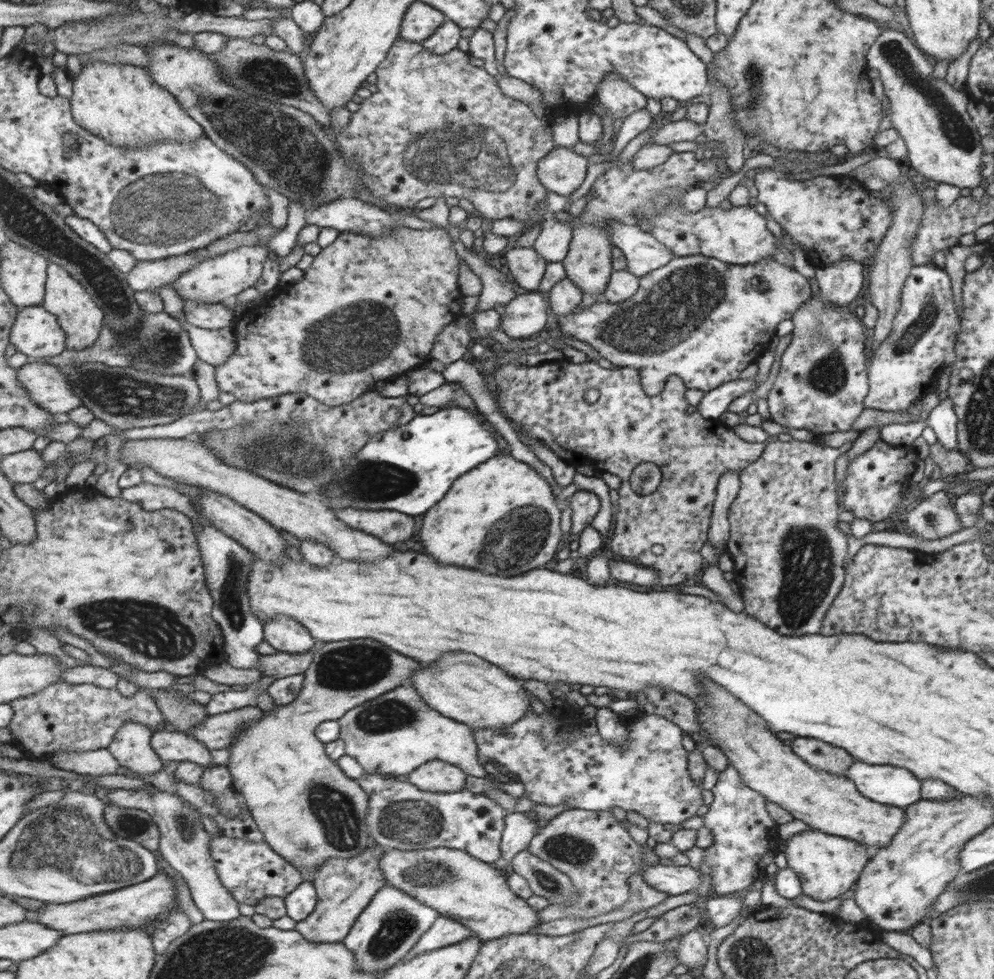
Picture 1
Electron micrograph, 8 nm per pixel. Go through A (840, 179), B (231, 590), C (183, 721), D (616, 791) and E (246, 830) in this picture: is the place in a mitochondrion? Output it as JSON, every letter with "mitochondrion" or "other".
{"A":"other","B":"mitochondrion","C":"other","D":"other","E":"other"}

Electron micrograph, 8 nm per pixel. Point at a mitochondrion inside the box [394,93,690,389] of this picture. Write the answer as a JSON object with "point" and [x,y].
{"point":[649,206]}

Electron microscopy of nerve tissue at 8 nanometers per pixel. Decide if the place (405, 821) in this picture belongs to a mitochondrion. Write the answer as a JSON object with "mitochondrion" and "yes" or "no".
{"mitochondrion":"yes"}

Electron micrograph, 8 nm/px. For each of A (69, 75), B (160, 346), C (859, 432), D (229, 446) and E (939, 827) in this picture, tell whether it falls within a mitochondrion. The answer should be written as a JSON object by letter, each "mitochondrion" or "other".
{"A":"other","B":"mitochondrion","C":"other","D":"mitochondrion","E":"other"}

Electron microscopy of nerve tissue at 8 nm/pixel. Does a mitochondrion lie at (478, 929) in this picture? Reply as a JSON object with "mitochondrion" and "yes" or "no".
{"mitochondrion":"no"}

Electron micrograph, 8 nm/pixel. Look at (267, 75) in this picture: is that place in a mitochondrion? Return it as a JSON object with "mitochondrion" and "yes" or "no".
{"mitochondrion":"yes"}

